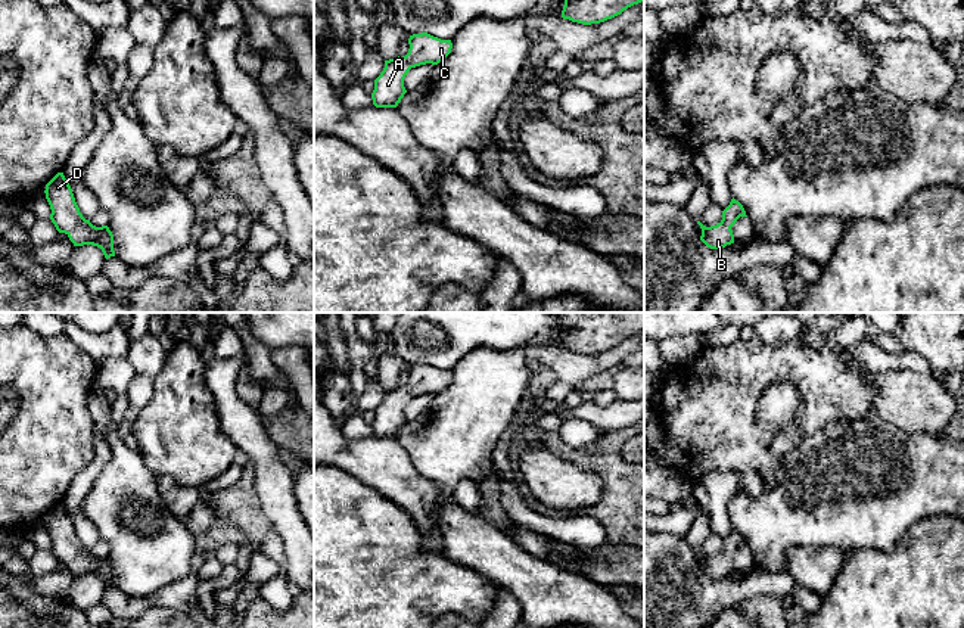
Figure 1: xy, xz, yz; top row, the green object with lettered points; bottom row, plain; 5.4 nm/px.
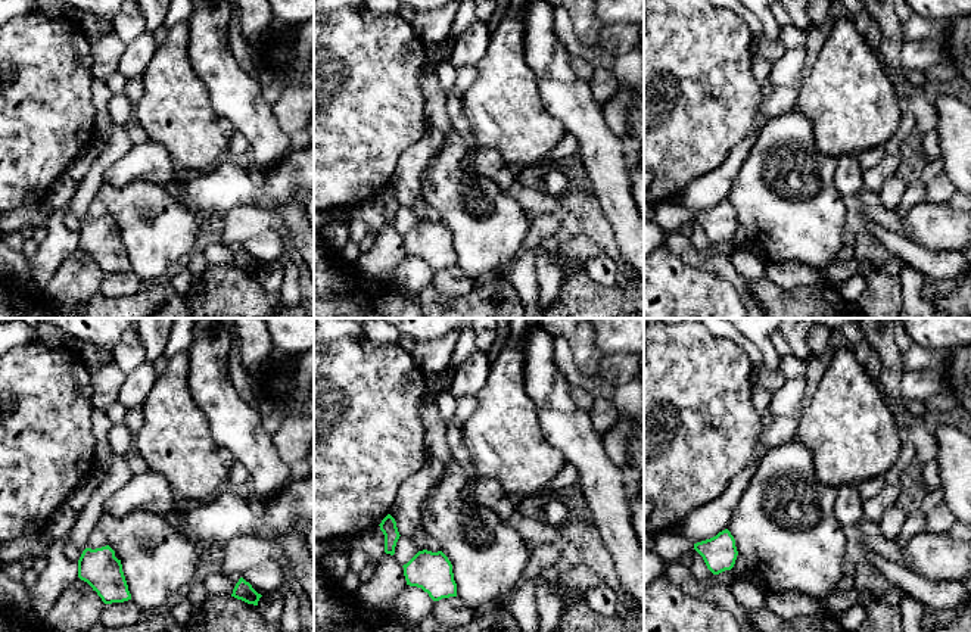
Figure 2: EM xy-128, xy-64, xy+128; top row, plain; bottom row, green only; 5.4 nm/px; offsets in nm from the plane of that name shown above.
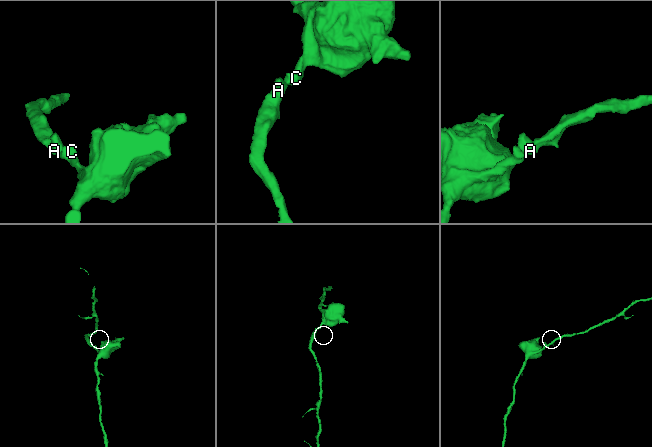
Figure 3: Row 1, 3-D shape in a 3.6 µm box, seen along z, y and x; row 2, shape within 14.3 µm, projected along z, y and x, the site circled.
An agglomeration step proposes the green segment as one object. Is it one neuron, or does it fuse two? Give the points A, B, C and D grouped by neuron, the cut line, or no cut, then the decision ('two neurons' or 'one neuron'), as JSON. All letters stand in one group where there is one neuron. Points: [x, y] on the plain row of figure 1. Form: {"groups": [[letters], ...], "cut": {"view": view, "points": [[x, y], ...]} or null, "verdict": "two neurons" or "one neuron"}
{"groups": [["A", "B", "C", "D"]], "cut": null, "verdict": "one neuron"}

